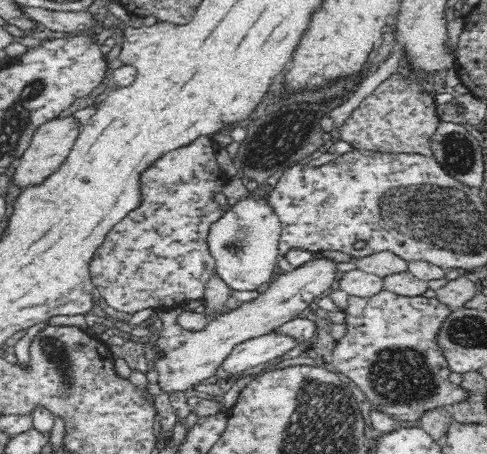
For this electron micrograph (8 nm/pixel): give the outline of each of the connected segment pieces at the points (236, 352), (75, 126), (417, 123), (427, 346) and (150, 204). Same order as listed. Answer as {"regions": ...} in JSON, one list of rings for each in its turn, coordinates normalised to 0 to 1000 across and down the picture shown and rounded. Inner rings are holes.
{"regions":[[[[546,733],[542,740],[520,749],[505,749],[489,758],[456,797],[452,797],[452,808],[456,817],[464,819],[468,826],[489,826],[509,815],[509,811],[526,811],[534,802],[556,795],[559,791],[587,780],[587,775],[598,773],[610,756],[600,749],[600,744],[589,744],[587,740],[567,740],[563,733]]],[[[150,256],[115,260],[84,273],[68,293],[57,326],[37,348],[37,366],[29,374],[29,388],[21,399],[29,410],[43,414],[43,423],[62,412],[82,410],[92,396],[123,370],[123,363],[138,350],[152,311],[164,289],[160,264]]],[[[805,161],[723,242],[692,295],[731,330],[889,344],[881,313],[903,267],[891,222],[879,189],[867,192],[825,161]]],[[[789,637],[756,656],[719,652],[708,683],[710,738],[684,771],[680,808],[727,839],[762,885],[782,894],[825,932],[850,932],[862,921],[867,903],[930,892],[955,877],[953,859],[920,839],[926,819],[893,753],[899,722],[926,685],[926,676],[895,654],[819,650]]],[[[411,300],[390,317],[312,352],[300,379],[287,379],[287,454],[222,511],[185,573],[189,628],[230,683],[283,687],[312,678],[359,685],[386,661],[419,656],[423,628],[441,606],[439,570],[427,555],[423,529],[433,493],[458,471],[454,454],[437,443],[437,425],[452,421],[466,401],[464,383],[448,368],[439,346],[446,326],[431,302]]]]}

